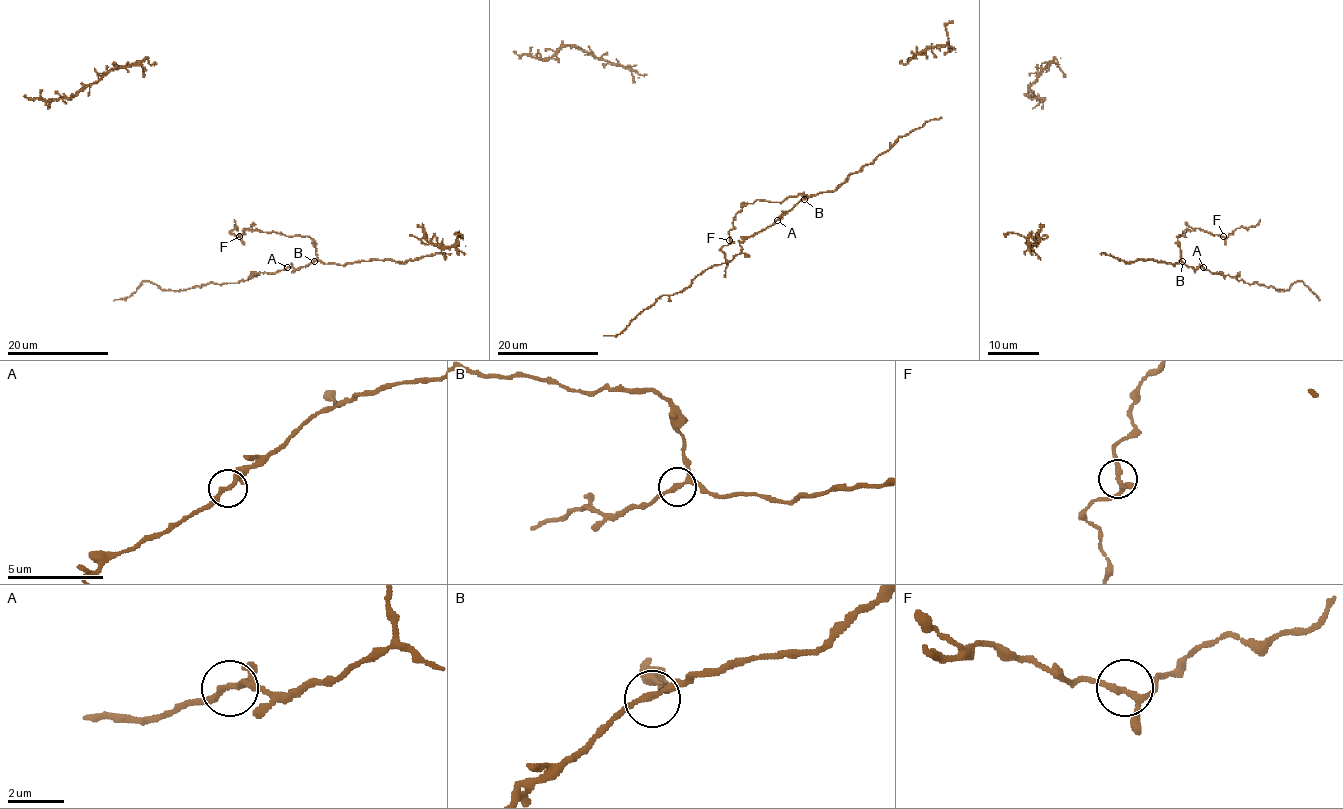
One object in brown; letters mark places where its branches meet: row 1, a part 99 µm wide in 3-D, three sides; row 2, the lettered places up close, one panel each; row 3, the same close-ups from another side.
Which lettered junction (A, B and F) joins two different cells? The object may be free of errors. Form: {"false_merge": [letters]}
{"false_merge": []}

